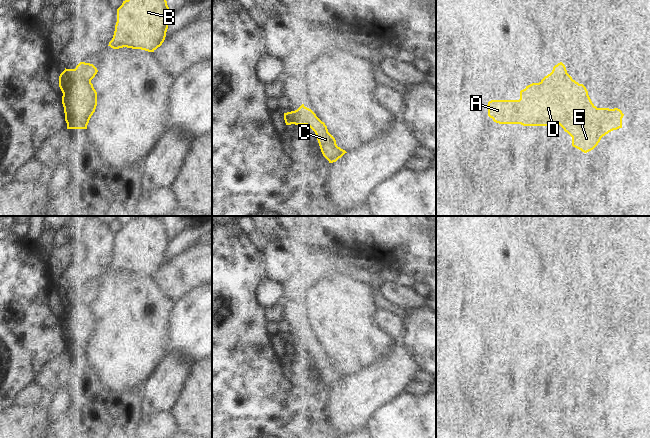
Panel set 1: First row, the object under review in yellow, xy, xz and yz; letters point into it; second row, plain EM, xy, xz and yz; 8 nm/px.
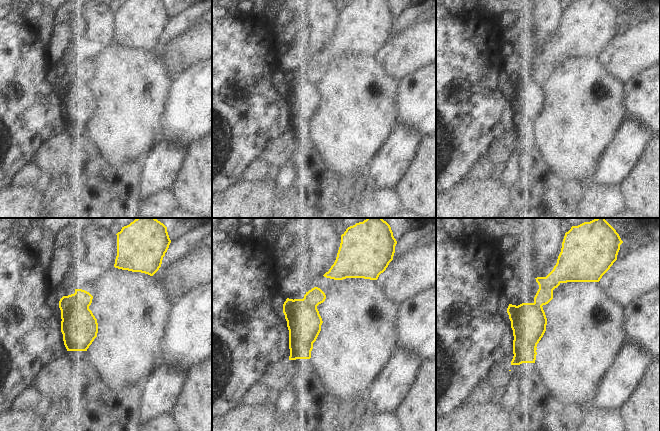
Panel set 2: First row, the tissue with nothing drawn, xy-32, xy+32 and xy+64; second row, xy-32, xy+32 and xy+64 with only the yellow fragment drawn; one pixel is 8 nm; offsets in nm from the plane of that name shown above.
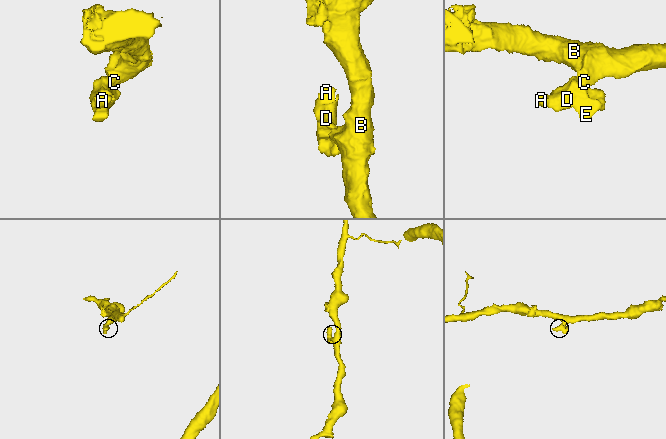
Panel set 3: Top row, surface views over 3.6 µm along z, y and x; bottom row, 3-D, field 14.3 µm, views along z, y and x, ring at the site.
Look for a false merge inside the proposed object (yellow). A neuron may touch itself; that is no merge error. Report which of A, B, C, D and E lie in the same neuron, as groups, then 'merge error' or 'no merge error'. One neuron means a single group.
A D E / B C; merge error

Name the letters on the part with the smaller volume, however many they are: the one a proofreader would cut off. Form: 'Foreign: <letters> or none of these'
Foreign: A, D, E

